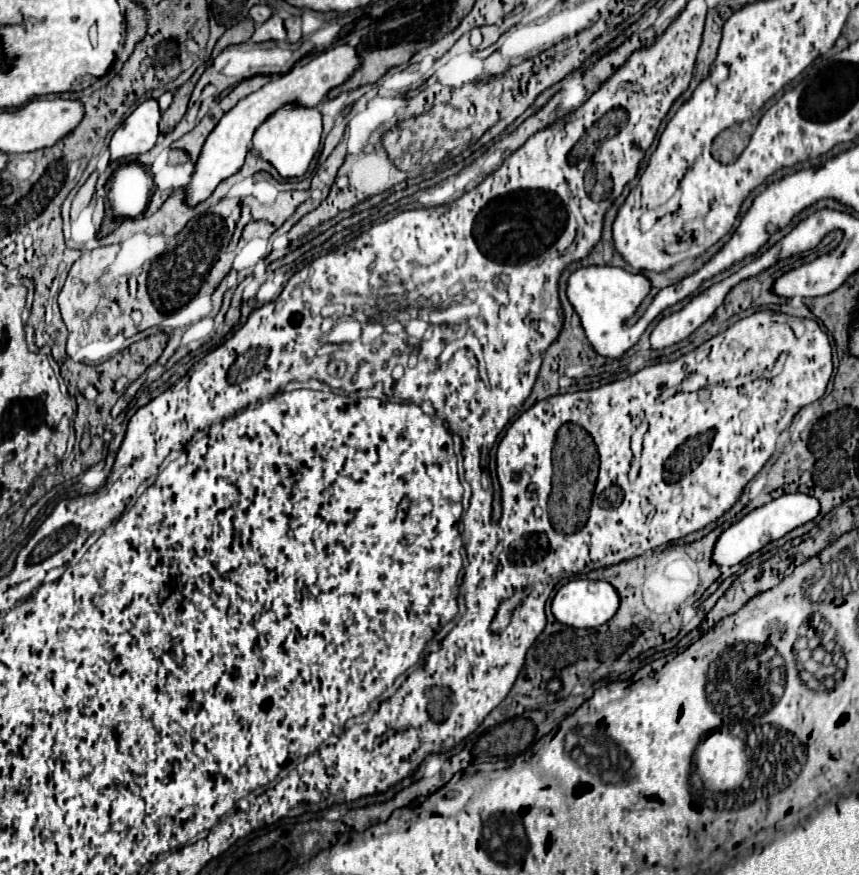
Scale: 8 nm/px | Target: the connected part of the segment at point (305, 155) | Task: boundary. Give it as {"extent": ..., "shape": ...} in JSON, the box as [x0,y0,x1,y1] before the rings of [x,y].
{"extent":[253,104,321,178],"shape":[[[285,104],[265,120],[255,136],[253,136],[253,150],[261,154],[261,158],[269,160],[283,178],[301,176],[309,168],[313,156],[319,150],[321,142],[321,112],[317,108],[305,108],[299,104]]]}

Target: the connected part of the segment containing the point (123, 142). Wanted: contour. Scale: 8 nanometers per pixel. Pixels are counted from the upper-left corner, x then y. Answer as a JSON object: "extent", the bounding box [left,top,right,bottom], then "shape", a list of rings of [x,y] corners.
{"extent":[109,98,161,160],"shape":[[[155,98],[141,102],[111,136],[109,142],[111,160],[139,156],[151,150],[159,136],[159,122],[161,122],[159,102]]]}

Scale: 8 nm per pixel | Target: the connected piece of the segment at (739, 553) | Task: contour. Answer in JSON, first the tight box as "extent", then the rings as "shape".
{"extent":[713,492,819,568],"shape":[[[801,492],[783,494],[783,496],[775,498],[775,500],[771,500],[769,504],[751,510],[745,518],[731,524],[729,528],[725,528],[721,532],[721,536],[717,538],[715,546],[713,546],[713,562],[717,566],[723,566],[723,568],[735,566],[741,560],[745,560],[749,554],[761,550],[771,540],[777,540],[777,538],[785,536],[787,532],[791,532],[793,528],[813,520],[817,514],[819,514],[819,502],[813,496],[807,496],[807,494],[801,494]]]}

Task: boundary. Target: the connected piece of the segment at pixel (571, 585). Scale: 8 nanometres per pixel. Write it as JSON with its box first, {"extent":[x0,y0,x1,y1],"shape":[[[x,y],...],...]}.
{"extent":[551,580,619,628],"shape":[[[571,580],[557,590],[551,602],[551,612],[557,618],[557,622],[571,628],[601,626],[609,618],[613,618],[617,608],[619,608],[619,594],[609,582],[603,582],[603,580]]]}

